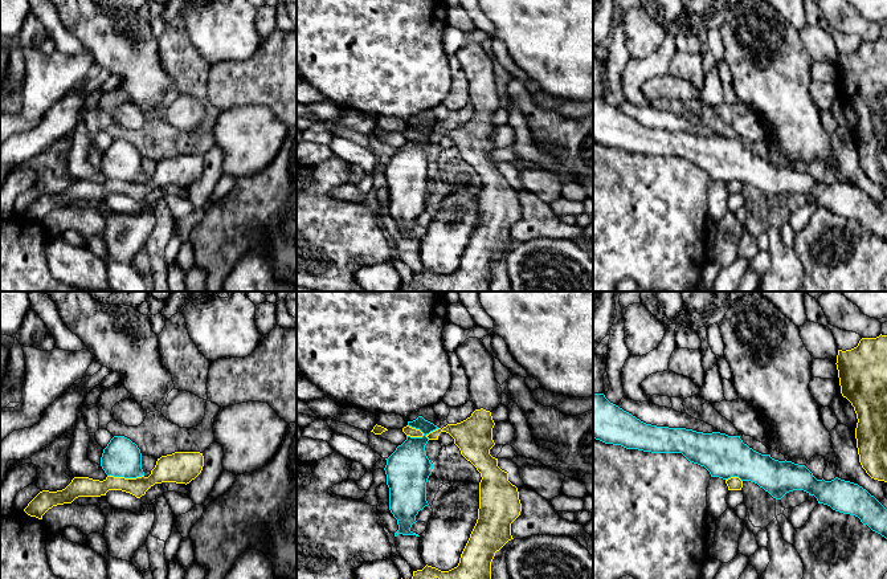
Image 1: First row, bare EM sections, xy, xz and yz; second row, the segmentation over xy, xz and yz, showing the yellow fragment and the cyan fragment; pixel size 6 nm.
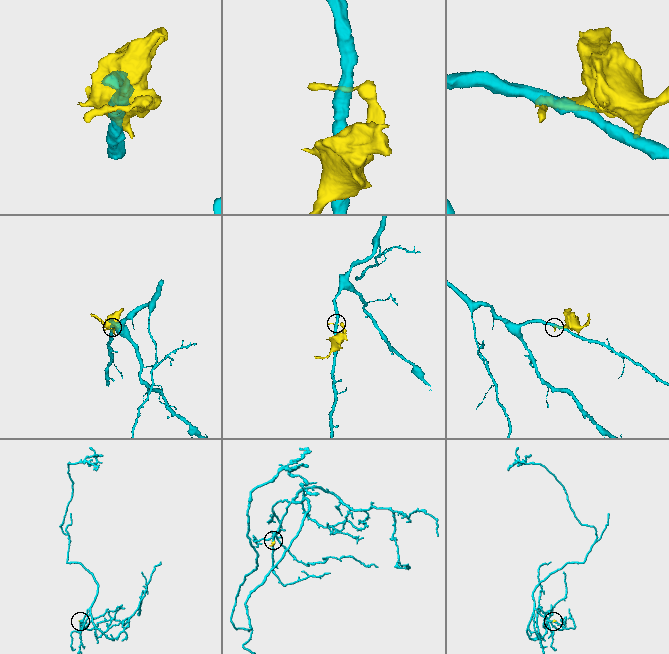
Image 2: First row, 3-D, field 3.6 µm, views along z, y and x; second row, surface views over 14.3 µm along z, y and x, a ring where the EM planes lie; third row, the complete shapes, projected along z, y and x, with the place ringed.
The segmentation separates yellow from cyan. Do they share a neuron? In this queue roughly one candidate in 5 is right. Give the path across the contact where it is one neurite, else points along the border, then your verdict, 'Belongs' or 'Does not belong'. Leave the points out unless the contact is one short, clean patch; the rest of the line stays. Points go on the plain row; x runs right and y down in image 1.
Boundary: xz (438, 131), (421, 139), (407, 139). Does not belong

